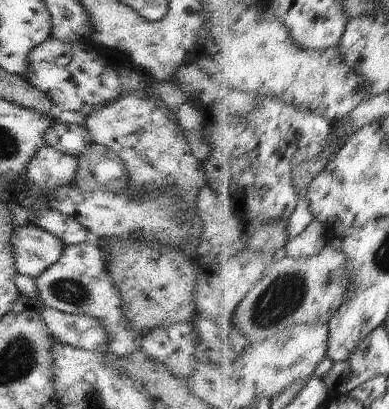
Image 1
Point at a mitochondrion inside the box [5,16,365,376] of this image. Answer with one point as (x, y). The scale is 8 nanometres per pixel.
(288, 291)

